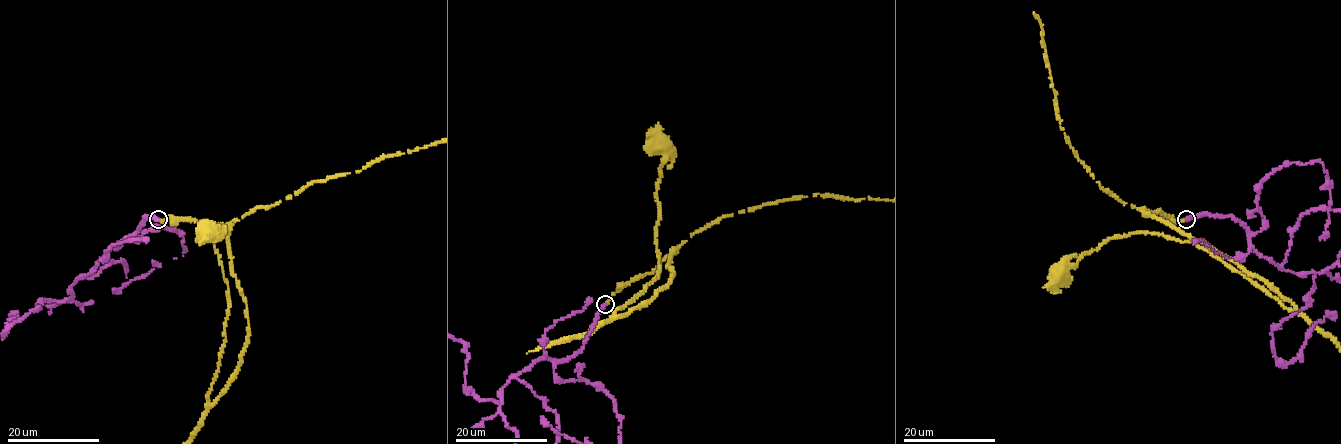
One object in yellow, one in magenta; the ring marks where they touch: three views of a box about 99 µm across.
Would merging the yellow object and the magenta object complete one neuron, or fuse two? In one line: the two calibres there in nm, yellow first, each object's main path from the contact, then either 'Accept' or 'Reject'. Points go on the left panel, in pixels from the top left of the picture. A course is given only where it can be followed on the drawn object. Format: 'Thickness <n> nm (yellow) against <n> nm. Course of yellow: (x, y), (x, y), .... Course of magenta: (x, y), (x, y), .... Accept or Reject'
Thickness 320 nm (yellow) against 360 nm. Course of yellow: (158, 219), (229, 225), (249, 339), (208, 407), (228, 306), (207, 226), (212, 230). Accept

